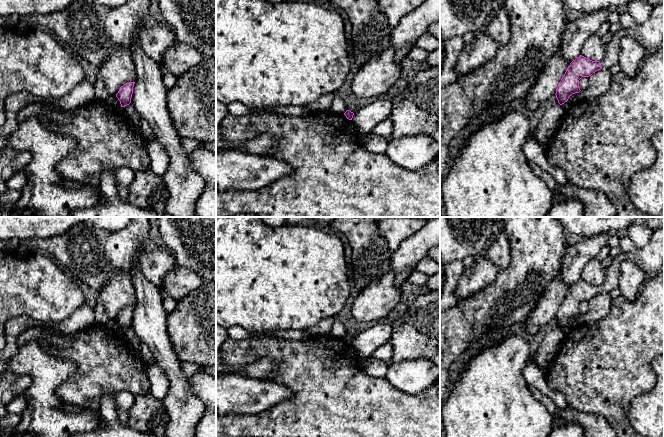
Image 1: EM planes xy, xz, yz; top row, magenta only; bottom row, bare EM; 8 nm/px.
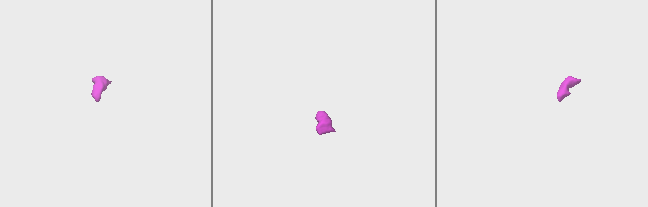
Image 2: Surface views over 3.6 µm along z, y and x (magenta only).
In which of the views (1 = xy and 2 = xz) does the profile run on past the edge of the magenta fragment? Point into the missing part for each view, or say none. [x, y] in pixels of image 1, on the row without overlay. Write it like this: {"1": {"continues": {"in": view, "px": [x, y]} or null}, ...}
{"1": {"continues": null}, "2": {"continues": null}}

